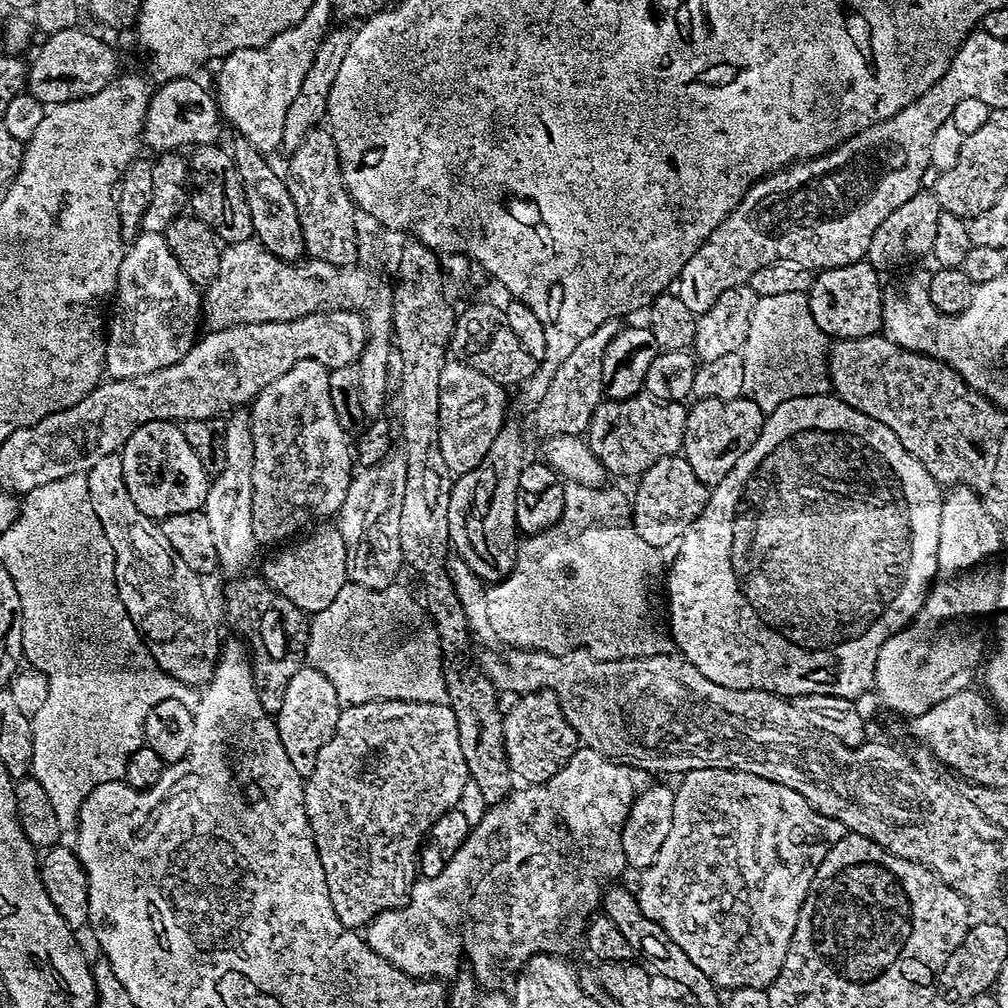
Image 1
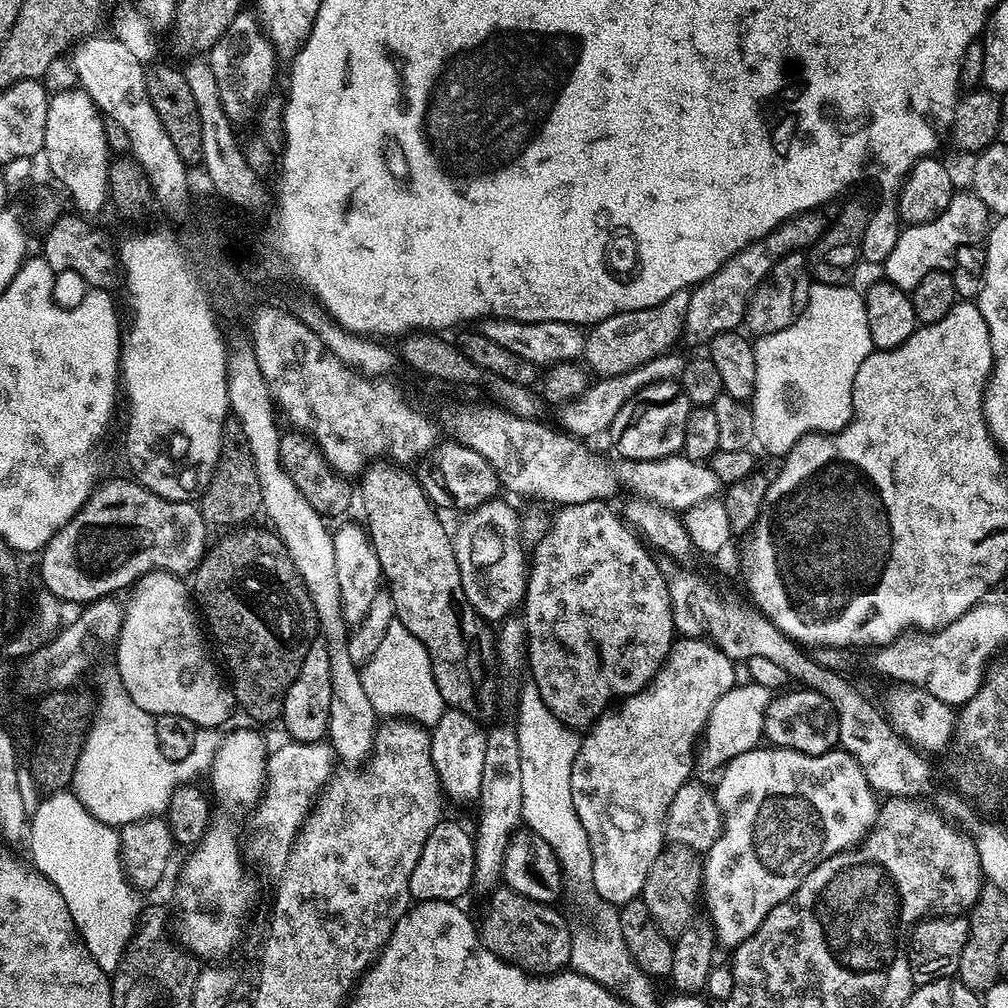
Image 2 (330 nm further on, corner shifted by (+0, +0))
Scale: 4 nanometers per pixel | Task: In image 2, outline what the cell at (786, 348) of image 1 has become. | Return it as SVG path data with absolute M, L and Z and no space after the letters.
M813 283L806 306L796 320L774 334L759 337L756 350L756 389L750 401L754 414L755 443L772 456L783 458L804 436L841 432L854 415L858 366L872 353L870 326L866 322L863 295L848 284Z

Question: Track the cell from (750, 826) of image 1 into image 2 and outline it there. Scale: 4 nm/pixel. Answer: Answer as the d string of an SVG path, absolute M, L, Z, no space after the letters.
M757 746L728 761L720 774L714 791L724 814L724 830L703 857L702 888L717 941L735 946L750 938L766 914L802 886L810 870L834 854L857 847L875 827L881 801L862 766L843 750L811 756L793 748Z

